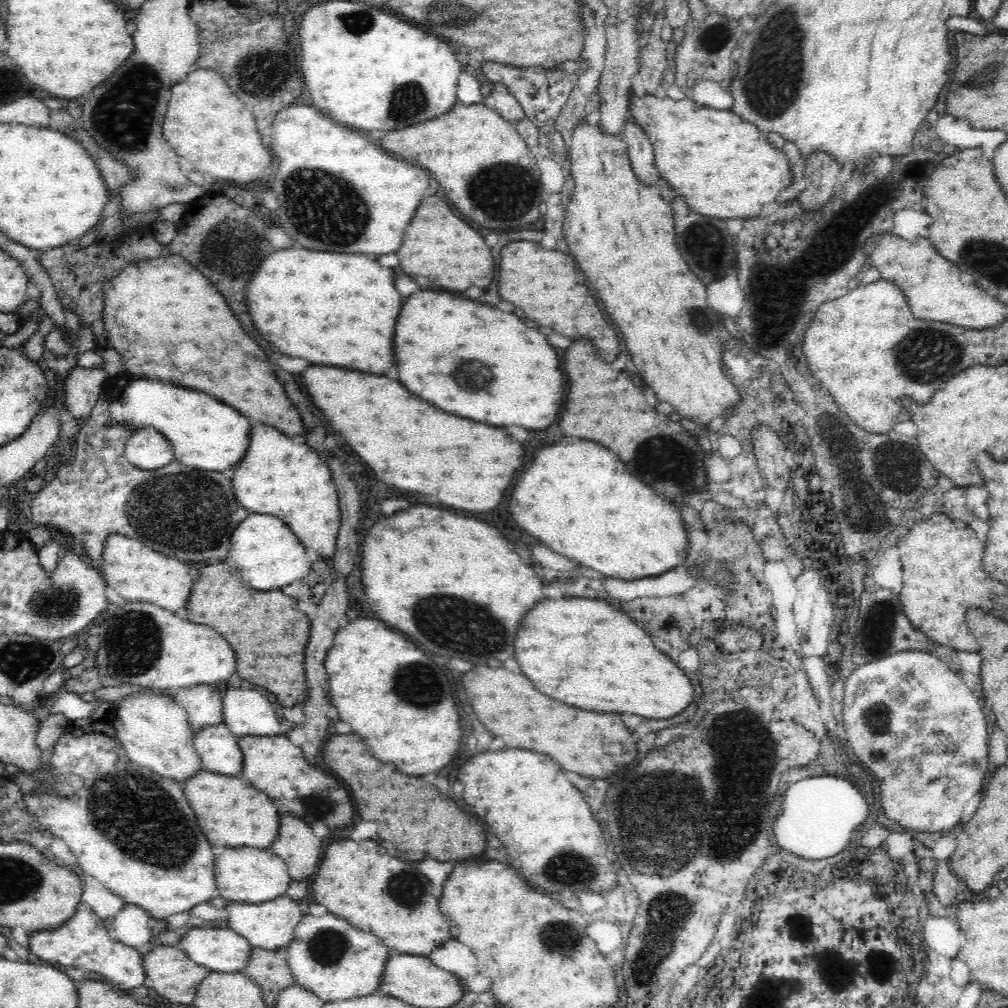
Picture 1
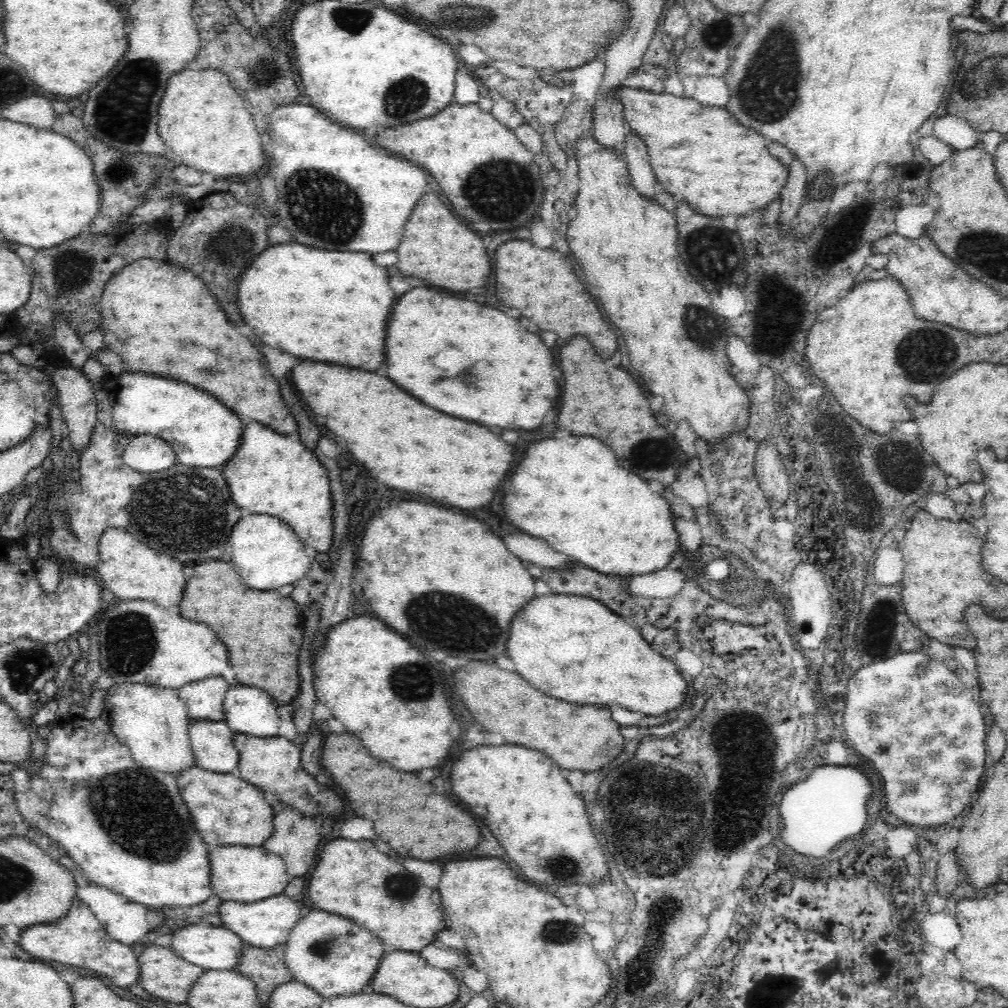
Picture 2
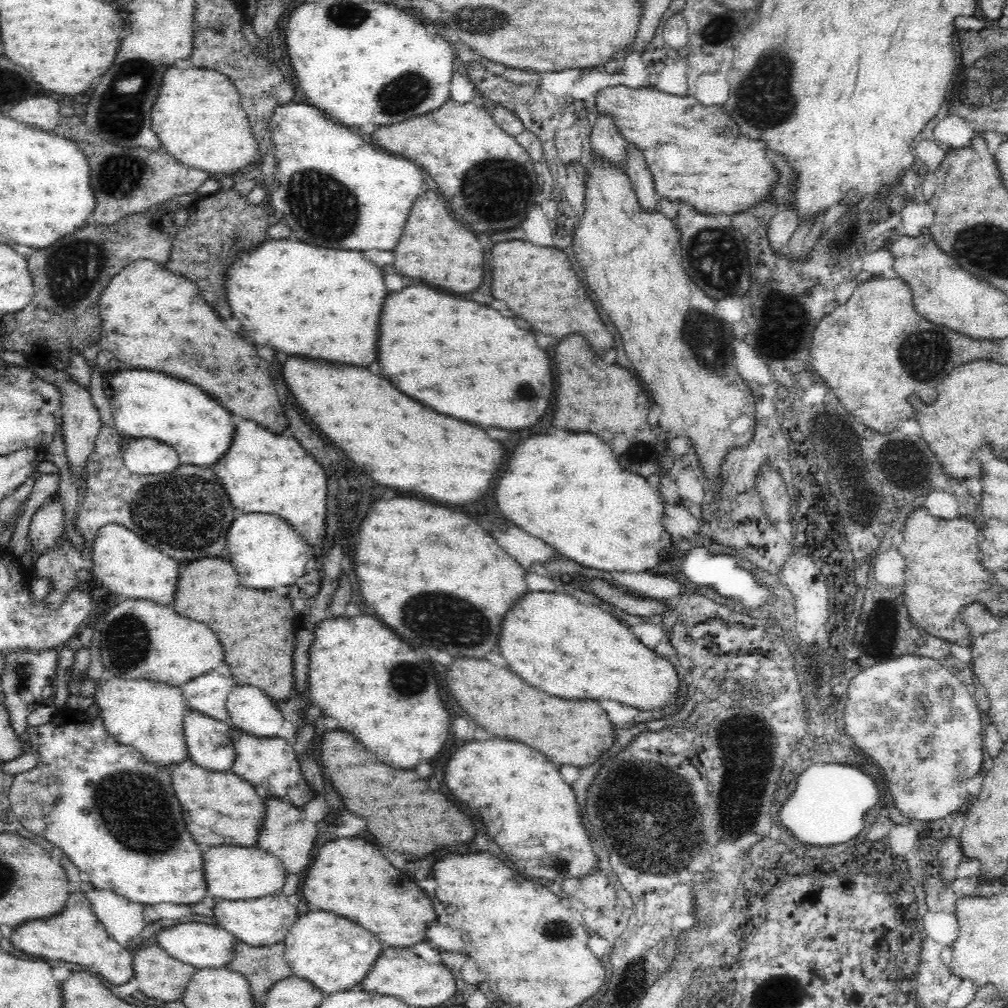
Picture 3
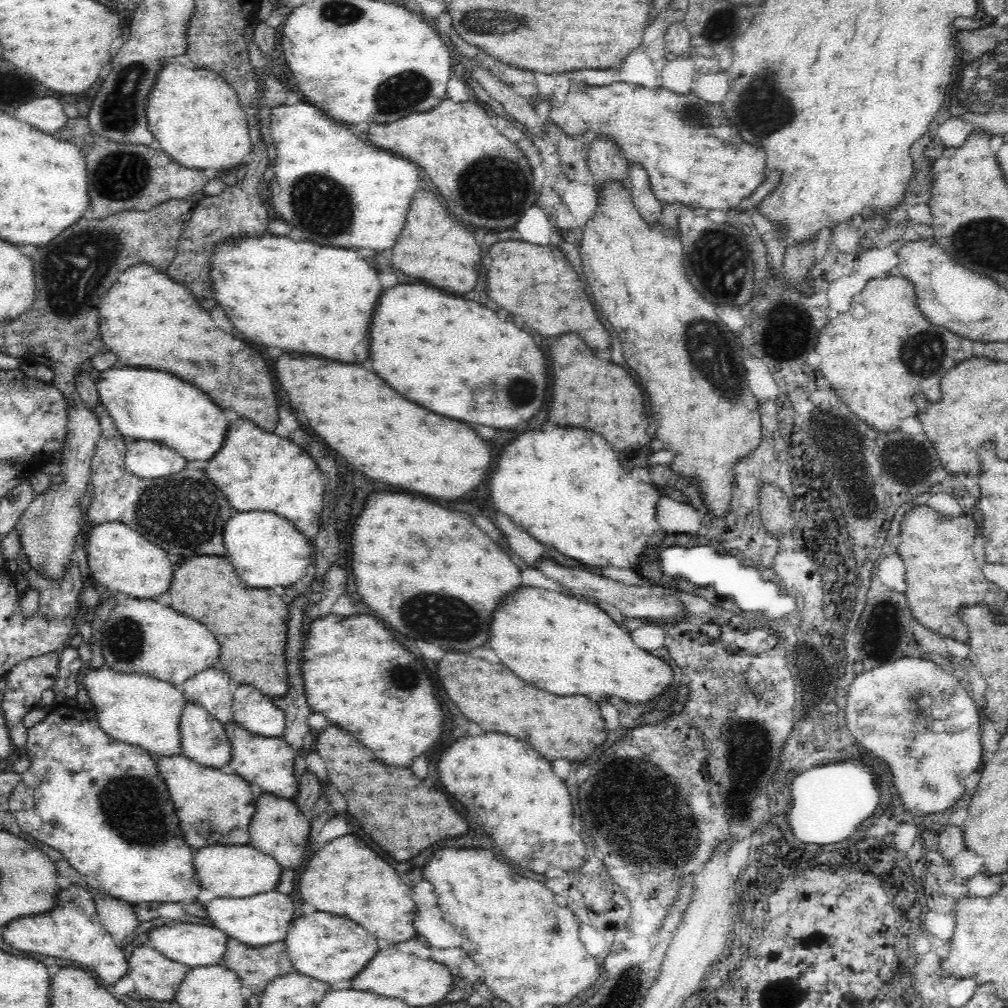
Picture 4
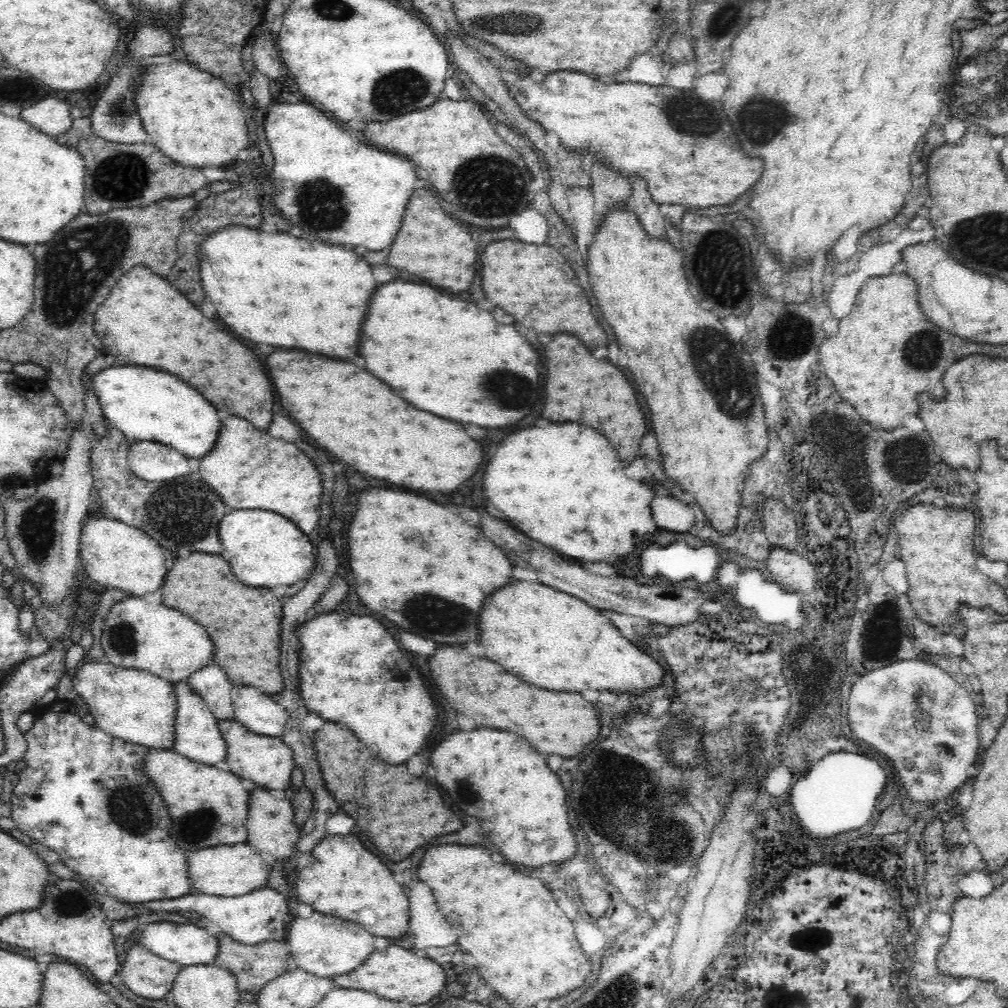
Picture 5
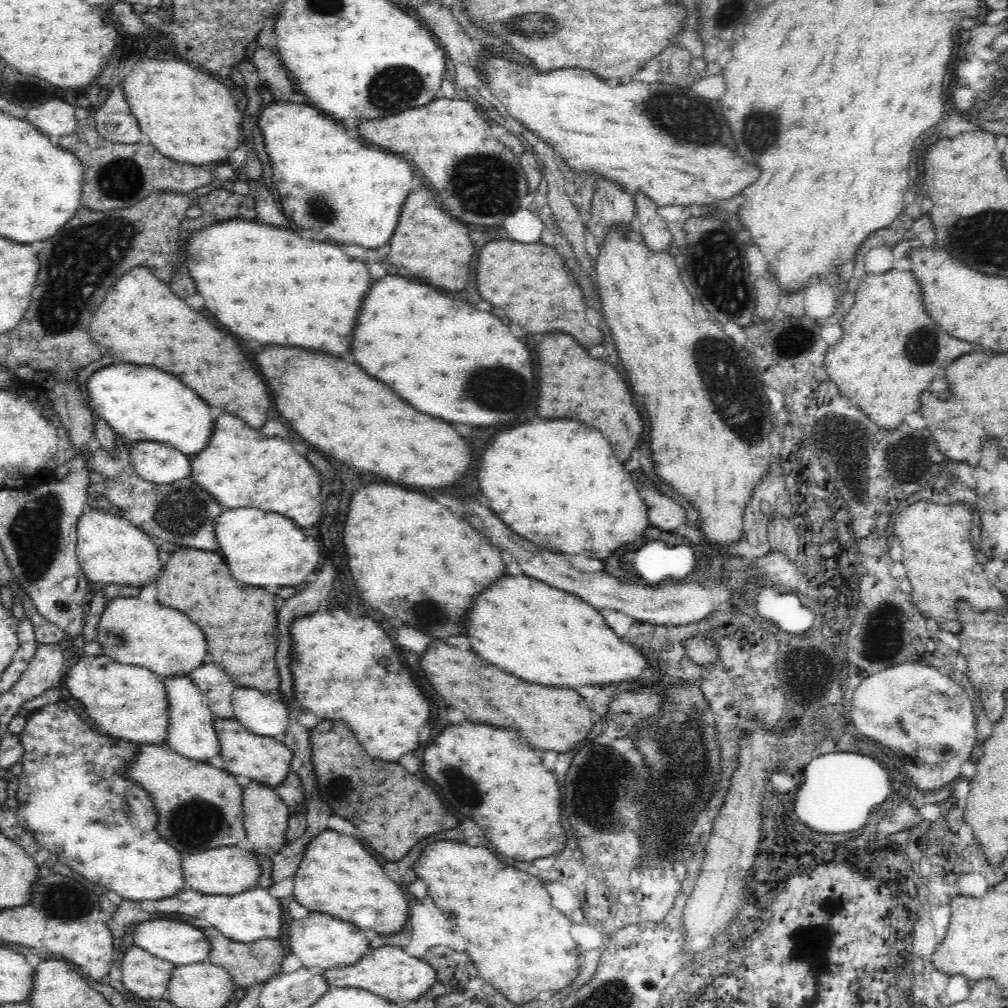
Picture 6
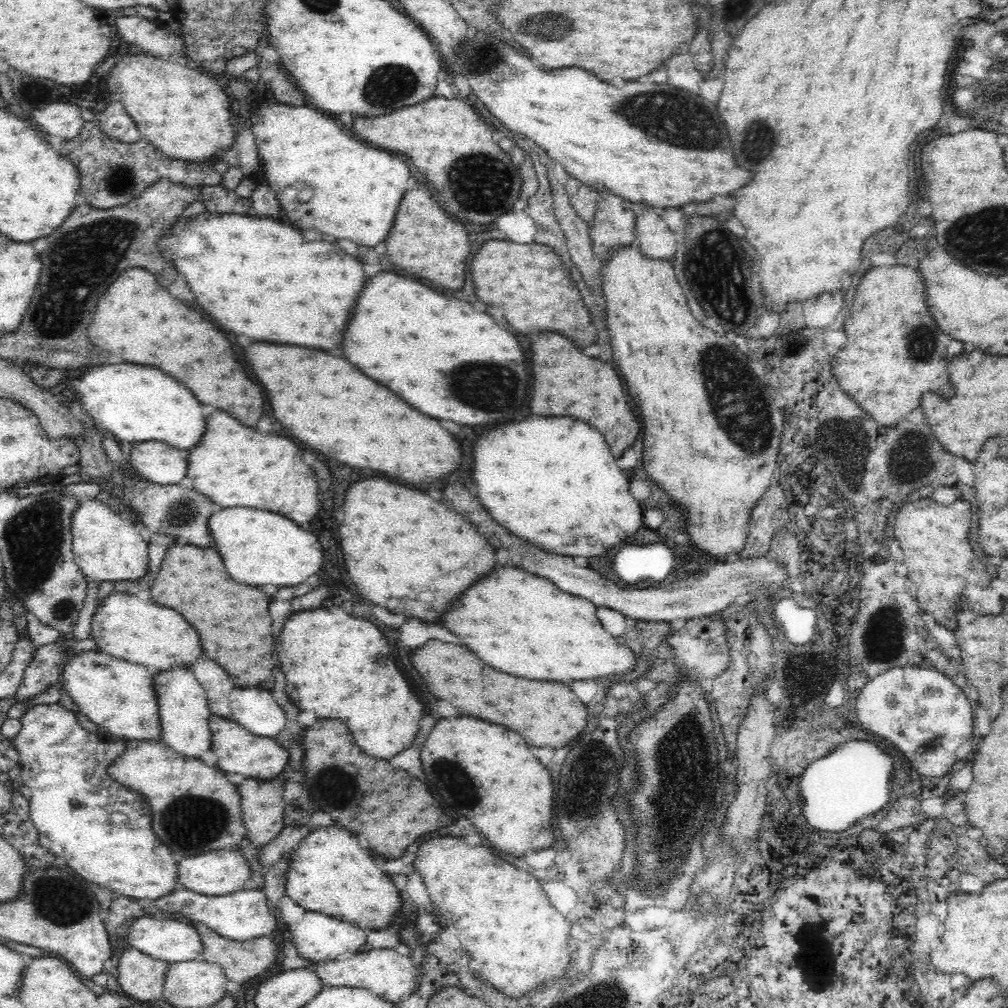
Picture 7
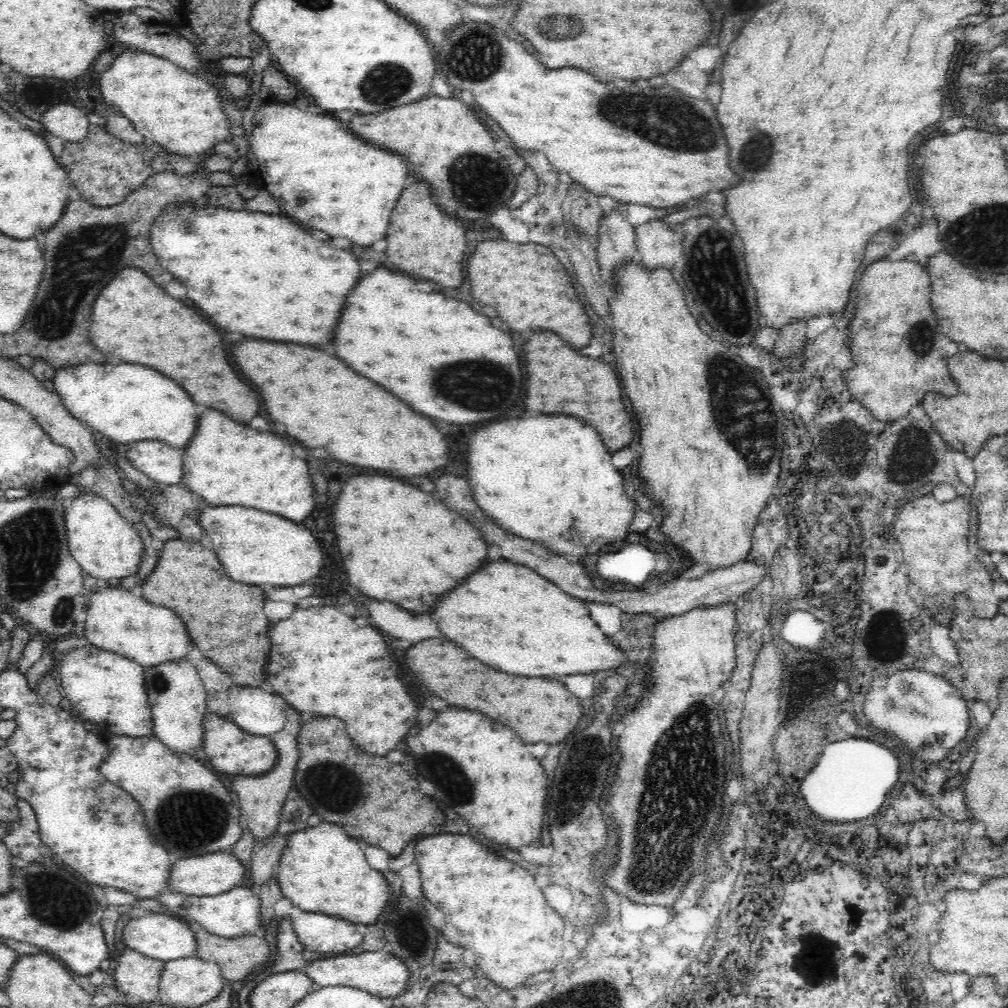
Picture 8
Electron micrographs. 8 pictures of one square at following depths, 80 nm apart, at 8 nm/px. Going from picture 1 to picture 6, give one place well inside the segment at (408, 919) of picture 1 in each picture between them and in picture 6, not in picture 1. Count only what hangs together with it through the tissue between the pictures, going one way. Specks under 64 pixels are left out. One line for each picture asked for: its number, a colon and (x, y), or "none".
2: (353, 879)
3: (351, 878)
4: (339, 879)
5: (342, 878)
6: (337, 876)

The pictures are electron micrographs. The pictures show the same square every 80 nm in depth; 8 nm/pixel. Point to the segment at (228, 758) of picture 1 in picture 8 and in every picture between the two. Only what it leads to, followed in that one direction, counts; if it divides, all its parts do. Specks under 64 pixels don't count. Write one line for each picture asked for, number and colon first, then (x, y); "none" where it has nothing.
2: (212, 744)
3: (208, 741)
4: (203, 739)
5: (196, 737)
6: (190, 733)
7: (183, 710)
8: (177, 697)

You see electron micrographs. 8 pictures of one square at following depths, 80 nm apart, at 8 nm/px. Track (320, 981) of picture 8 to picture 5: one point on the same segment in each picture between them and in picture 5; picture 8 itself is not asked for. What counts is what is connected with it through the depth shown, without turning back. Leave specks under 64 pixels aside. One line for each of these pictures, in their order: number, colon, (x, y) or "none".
5: (396, 974)
6: (390, 972)
7: (391, 975)

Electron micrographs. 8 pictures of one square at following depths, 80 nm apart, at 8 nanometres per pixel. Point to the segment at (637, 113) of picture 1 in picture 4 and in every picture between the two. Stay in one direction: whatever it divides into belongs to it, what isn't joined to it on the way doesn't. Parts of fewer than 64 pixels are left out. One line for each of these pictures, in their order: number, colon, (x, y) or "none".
2: (700, 152)
3: (697, 154)
4: (692, 153)

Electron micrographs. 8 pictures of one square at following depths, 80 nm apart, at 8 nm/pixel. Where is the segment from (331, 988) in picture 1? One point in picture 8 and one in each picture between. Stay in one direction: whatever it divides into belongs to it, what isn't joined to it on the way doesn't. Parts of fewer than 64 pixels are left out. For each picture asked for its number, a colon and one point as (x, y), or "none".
2: (328, 953)
3: (333, 953)
4: (328, 948)
5: (326, 946)
6: (320, 941)
7: (321, 938)
8: (319, 932)

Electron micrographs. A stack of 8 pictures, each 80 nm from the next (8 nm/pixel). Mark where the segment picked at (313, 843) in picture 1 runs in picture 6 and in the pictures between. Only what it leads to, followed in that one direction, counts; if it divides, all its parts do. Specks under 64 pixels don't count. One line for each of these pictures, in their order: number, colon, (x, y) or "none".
2: (294, 837)
3: (285, 833)
4: (277, 828)
5: (270, 832)
6: (265, 818)

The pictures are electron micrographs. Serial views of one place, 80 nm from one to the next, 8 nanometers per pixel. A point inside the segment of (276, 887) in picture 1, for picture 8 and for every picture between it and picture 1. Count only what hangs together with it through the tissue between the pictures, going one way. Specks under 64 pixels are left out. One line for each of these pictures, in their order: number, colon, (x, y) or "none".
2: (244, 874)
3: (231, 872)
4: (235, 871)
5: (233, 870)
6: (224, 871)
7: (218, 872)
8: (209, 875)

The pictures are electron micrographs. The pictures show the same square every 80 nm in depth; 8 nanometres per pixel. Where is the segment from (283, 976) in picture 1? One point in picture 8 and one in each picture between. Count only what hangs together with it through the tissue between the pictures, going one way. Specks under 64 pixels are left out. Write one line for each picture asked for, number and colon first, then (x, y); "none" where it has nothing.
2: (266, 967)
3: (262, 966)
4: (256, 967)
5: (254, 965)
6: (254, 963)
7: (240, 959)
8: (237, 957)

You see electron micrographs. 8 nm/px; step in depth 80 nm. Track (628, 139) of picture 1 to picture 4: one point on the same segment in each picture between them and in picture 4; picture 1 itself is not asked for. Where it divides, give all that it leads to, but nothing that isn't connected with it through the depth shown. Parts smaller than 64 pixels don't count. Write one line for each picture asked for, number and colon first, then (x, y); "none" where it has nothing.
2: (641, 176)
3: (639, 176)
4: (645, 202)

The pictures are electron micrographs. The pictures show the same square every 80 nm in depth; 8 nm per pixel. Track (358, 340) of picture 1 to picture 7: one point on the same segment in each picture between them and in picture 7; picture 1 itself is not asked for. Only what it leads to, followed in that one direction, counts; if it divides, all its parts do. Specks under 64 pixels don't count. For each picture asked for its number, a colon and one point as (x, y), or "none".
2: (281, 297)
3: (300, 299)
4: (298, 296)
5: (276, 289)
6: (261, 282)
7: (256, 276)

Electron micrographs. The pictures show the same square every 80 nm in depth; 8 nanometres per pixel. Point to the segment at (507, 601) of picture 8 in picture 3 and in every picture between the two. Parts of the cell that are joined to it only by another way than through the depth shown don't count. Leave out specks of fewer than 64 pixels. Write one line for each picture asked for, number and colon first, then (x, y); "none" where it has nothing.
3: (571, 650)
4: (565, 646)
5: (549, 638)
6: (541, 634)
7: (519, 623)

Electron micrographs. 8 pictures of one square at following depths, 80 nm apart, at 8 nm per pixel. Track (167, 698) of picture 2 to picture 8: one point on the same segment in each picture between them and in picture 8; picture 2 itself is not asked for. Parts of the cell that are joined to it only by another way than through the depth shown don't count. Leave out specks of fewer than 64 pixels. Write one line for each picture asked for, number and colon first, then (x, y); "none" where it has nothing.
3: (145, 714)
4: (140, 710)
5: (130, 704)
6: (128, 701)
7: (113, 693)
8: (105, 688)

